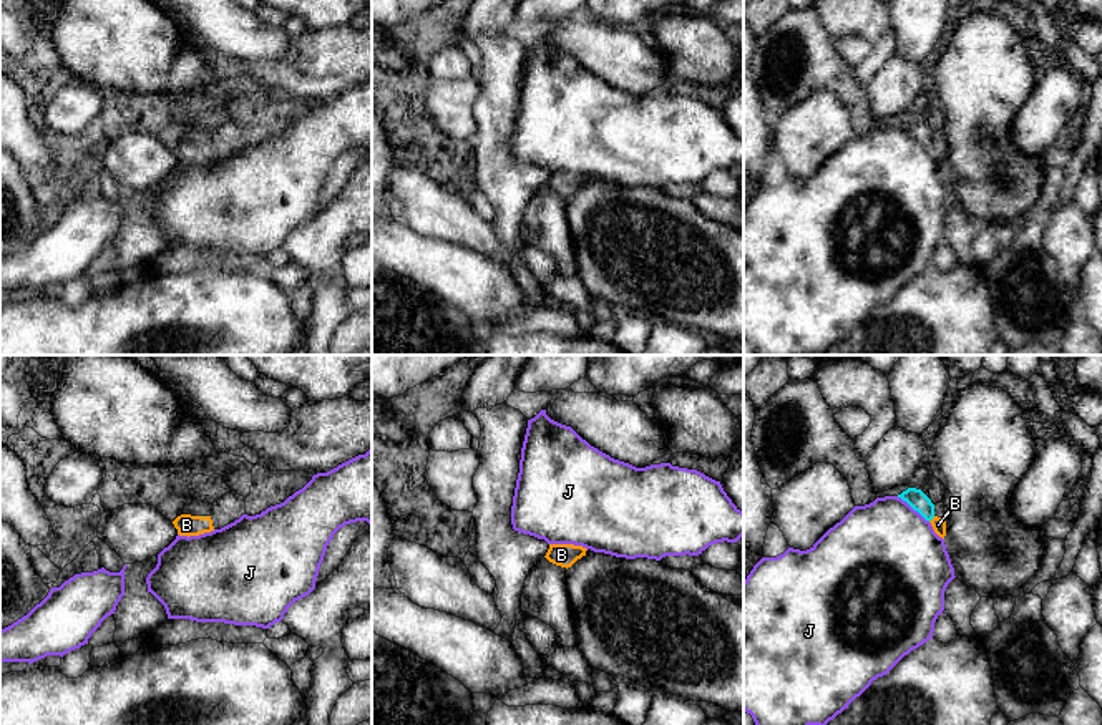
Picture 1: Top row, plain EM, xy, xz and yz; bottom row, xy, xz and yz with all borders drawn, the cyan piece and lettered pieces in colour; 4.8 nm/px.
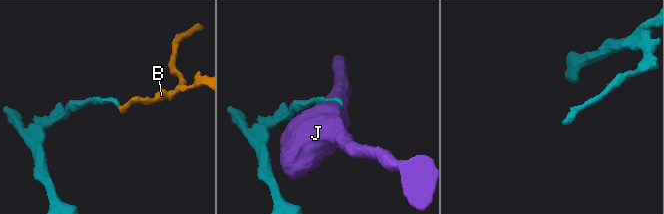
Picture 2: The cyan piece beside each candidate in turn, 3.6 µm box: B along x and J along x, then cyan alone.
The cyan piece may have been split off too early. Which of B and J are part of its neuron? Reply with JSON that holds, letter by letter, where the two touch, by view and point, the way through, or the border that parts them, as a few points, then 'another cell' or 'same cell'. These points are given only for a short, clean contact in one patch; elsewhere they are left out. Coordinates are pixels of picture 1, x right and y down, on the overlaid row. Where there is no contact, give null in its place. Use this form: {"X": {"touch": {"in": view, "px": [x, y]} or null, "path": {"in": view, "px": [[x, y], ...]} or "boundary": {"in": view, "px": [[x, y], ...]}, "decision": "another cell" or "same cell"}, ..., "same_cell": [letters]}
{"B": {"touch": {"in": "yz", "px": [931, 518]}, "path": {"in": "yz", "px": [[915, 498], [931, 518], [938, 525]]}, "decision": "same cell"}, "J": {"touch": {"in": "yz", "px": [913, 508]}, "decision": "another cell"}, "same_cell": ["B"]}

